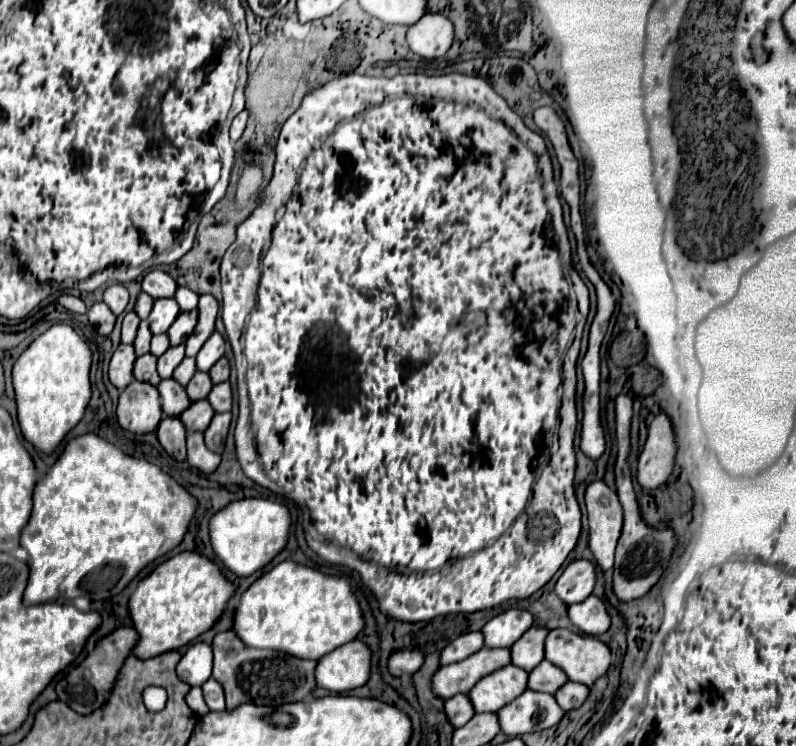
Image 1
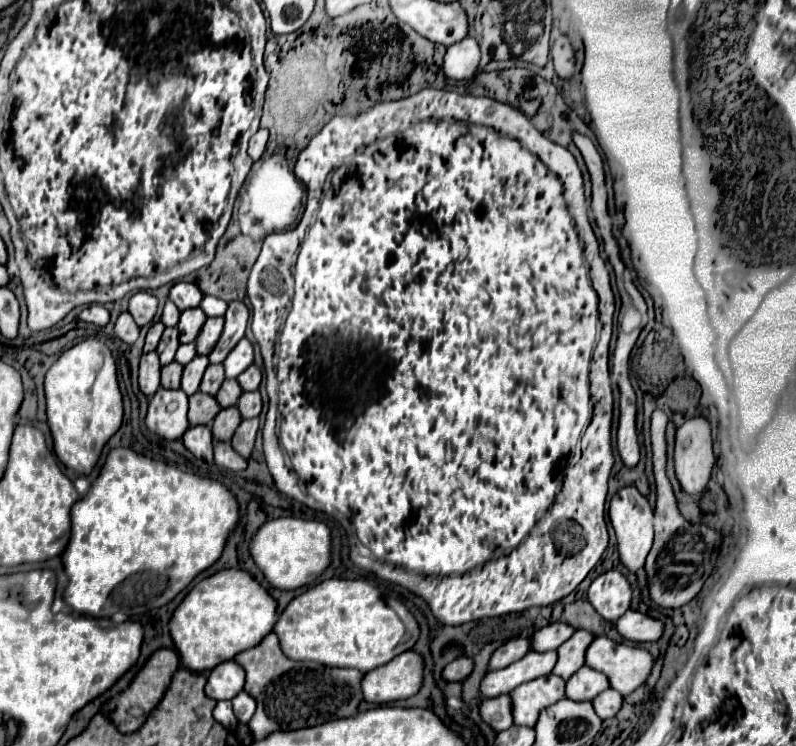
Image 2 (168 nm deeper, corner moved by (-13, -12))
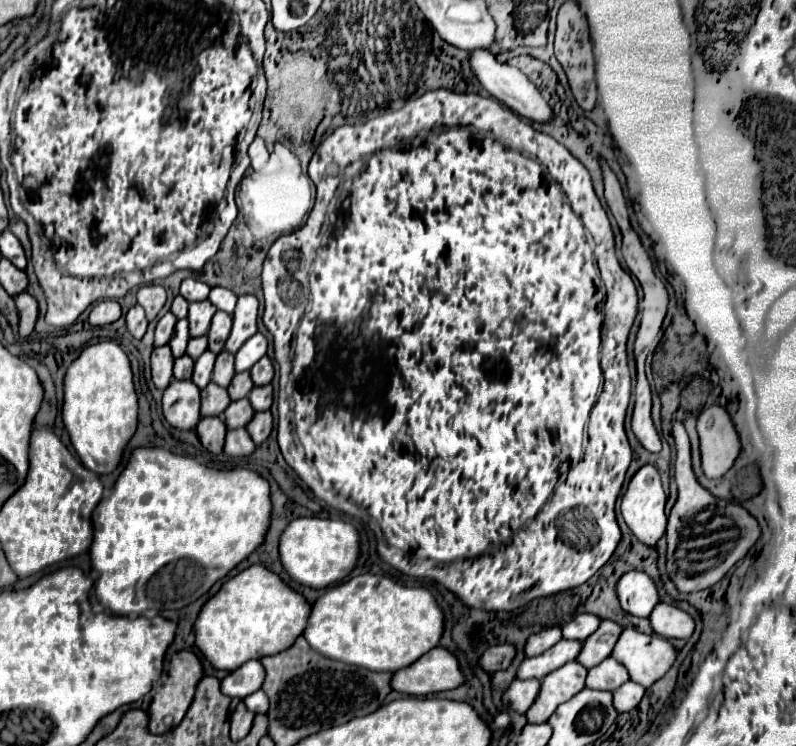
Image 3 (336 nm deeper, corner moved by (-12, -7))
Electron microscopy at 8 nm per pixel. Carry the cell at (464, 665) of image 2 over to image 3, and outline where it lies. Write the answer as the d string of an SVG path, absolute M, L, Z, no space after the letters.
M502 643L502 645L490 647L490 649L482 655L480 665L482 665L488 673L494 673L494 671L508 669L514 657L516 657L516 647L510 645L510 643Z

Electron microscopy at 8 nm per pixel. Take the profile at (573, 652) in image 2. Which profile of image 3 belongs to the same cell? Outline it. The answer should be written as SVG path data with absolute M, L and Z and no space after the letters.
M602 621L596 633L592 633L578 655L576 661L580 661L584 667L596 667L600 661L608 659L612 653L612 645L616 645L616 637L624 631L622 625L616 625L614 621Z

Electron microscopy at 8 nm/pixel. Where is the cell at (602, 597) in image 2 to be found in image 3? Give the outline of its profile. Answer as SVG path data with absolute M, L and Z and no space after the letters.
M630 571L622 575L616 591L622 609L636 617L650 617L652 607L660 603L656 583L644 571Z

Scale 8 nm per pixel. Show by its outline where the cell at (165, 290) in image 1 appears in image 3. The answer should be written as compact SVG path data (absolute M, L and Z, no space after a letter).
M184 279L182 281L182 287L180 287L180 295L184 295L190 303L192 301L202 301L202 299L208 299L208 293L210 293L210 285L204 285L202 281L196 281L196 279Z

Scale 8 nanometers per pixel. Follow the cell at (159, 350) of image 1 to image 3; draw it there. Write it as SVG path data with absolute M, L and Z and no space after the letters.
M202 335L202 337L196 337L196 339L190 339L190 343L188 343L188 355L192 357L192 359L196 359L196 357L200 357L200 353L204 353L208 349L208 337L206 335Z

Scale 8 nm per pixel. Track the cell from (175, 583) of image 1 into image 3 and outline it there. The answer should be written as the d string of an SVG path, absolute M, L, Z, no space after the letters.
M254 565L226 581L204 605L196 621L196 645L216 669L234 671L250 659L276 655L288 649L306 629L312 605L264 565Z

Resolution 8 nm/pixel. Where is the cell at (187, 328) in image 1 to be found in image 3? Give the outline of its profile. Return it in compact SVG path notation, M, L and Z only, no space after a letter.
M216 311L212 325L210 325L210 331L208 331L208 339L210 339L208 349L212 353L218 355L224 349L224 341L228 339L230 329L232 329L232 315L226 311Z

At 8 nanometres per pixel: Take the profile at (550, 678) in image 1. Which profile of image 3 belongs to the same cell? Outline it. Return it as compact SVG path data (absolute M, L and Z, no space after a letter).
M612 657L604 659L600 665L592 667L588 671L586 677L586 687L590 689L604 689L604 691L614 691L620 685L624 685L626 681L630 681L628 677L628 669L624 669L624 665L620 665L618 661L614 661Z

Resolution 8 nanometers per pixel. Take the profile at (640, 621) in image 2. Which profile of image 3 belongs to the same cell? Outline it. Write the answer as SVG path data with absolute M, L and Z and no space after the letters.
M658 605L650 615L652 629L668 639L690 639L694 633L694 619L674 605Z

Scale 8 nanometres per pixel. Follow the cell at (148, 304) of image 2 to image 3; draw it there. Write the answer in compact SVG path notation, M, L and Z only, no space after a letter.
M142 285L138 291L138 303L144 307L148 321L152 321L166 303L166 291L162 285Z

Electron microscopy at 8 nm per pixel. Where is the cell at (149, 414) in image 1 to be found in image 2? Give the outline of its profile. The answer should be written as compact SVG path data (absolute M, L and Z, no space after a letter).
M159 388L149 400L145 426L165 438L177 440L189 428L187 422L187 394L183 390L165 390Z

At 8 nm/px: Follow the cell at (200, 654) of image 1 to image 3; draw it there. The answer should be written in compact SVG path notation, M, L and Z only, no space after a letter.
M248 661L240 669L232 671L226 679L222 679L222 693L228 697L244 699L258 689L262 689L264 683L264 667L260 661Z

